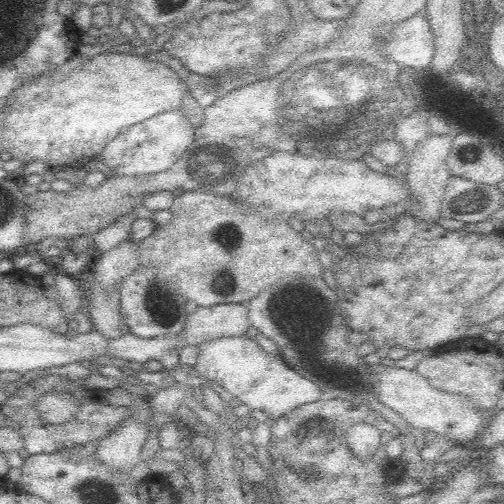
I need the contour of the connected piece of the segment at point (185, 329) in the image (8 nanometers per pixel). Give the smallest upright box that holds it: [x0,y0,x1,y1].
[181,304,249,345]

